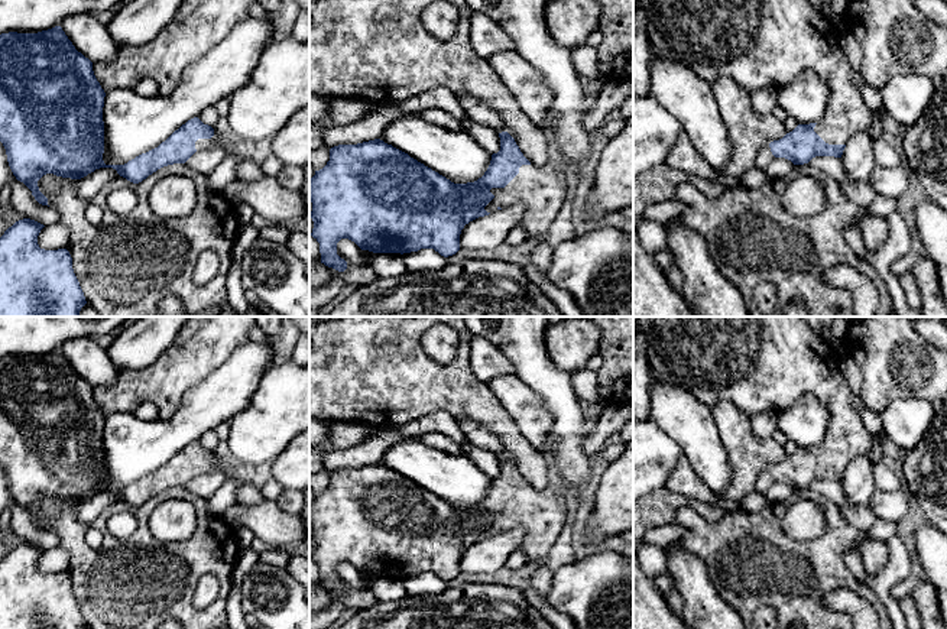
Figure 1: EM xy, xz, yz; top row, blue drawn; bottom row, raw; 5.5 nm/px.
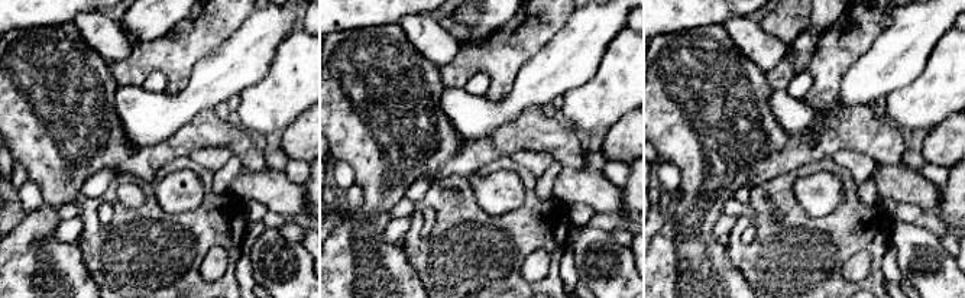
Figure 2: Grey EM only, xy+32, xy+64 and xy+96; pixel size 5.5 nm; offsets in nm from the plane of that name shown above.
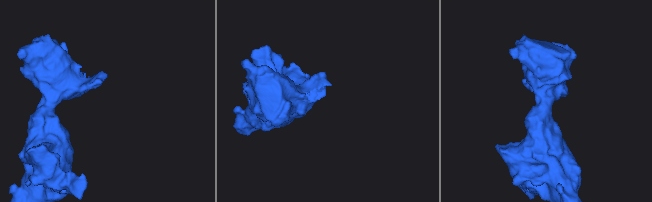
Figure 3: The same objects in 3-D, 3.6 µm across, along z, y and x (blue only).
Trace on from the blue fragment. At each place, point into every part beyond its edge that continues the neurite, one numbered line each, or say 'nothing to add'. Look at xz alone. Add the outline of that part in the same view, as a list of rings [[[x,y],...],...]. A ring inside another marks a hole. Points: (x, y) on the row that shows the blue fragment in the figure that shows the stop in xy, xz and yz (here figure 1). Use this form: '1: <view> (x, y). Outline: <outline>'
1: xz (541, 190). Outline: [[[522,165],[519,174],[505,187],[492,188],[494,198],[484,207],[487,213],[500,208],[522,205],[525,208],[523,226],[529,234],[528,243],[536,269],[547,273],[552,259],[547,231],[571,194],[573,181],[561,168]]]

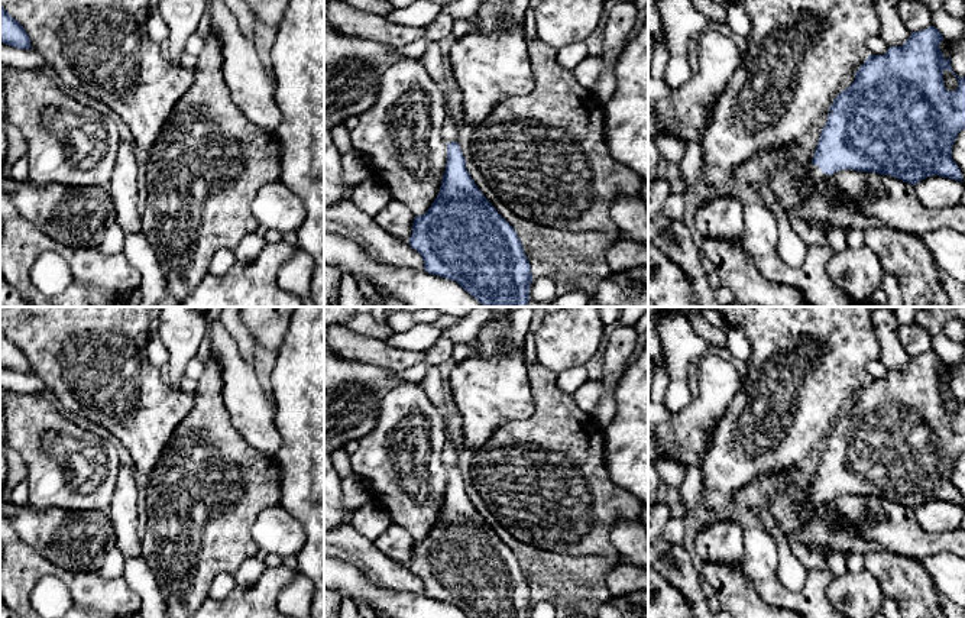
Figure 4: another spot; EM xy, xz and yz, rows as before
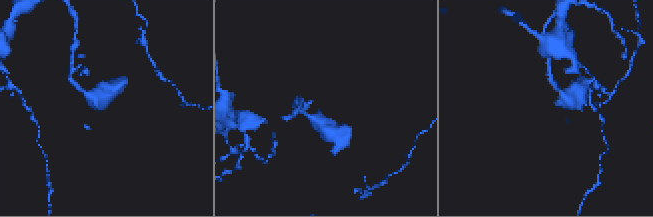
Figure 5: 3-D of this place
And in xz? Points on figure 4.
1: xz (450, 129). Outline: [[[447,113],[444,124],[443,124],[443,137],[446,143],[456,142],[457,133],[459,133],[459,127],[456,120],[453,119],[450,113]]]

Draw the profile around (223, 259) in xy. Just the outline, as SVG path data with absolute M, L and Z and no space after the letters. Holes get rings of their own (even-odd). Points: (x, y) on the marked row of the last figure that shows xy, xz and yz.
M220 249L211 259L208 274L224 275L236 263L236 256L233 249Z

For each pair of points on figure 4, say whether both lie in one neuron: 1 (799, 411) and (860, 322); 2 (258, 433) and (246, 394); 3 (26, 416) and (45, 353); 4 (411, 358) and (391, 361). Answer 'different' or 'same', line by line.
1: same
2: same
3: different
4: same

